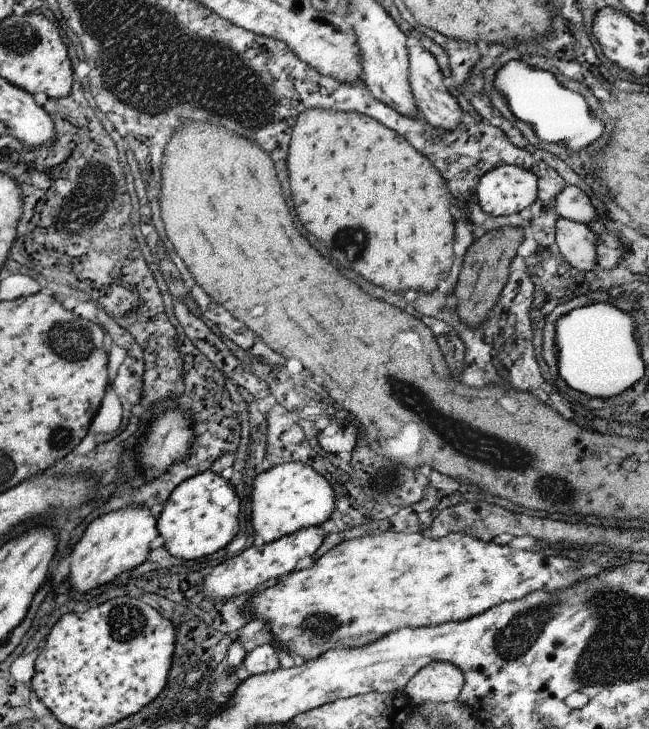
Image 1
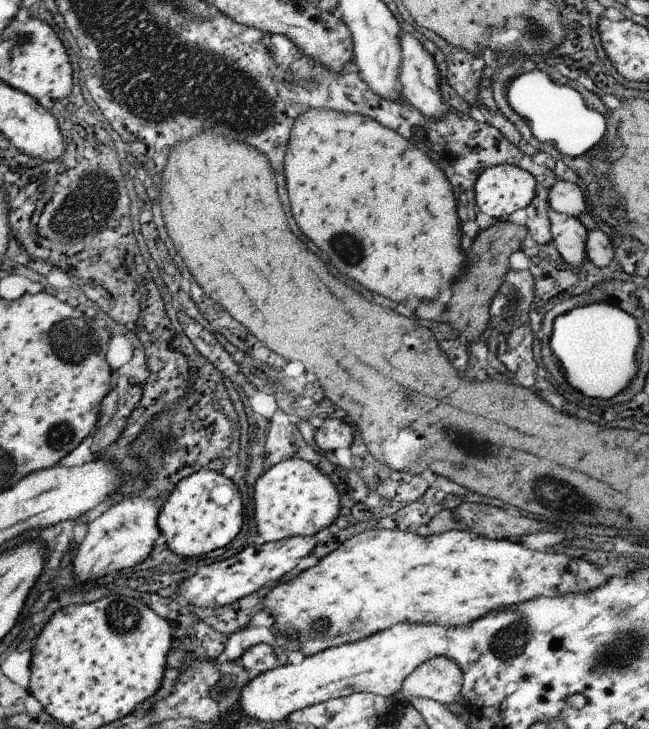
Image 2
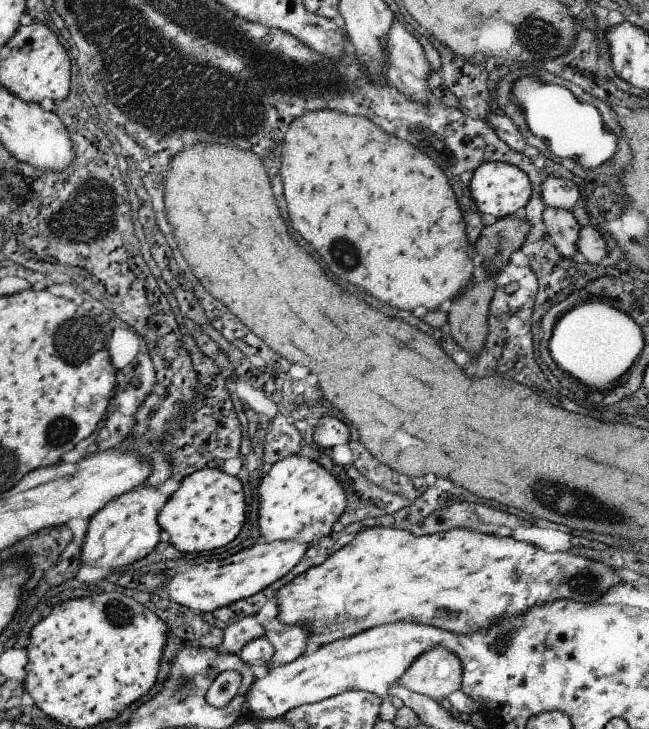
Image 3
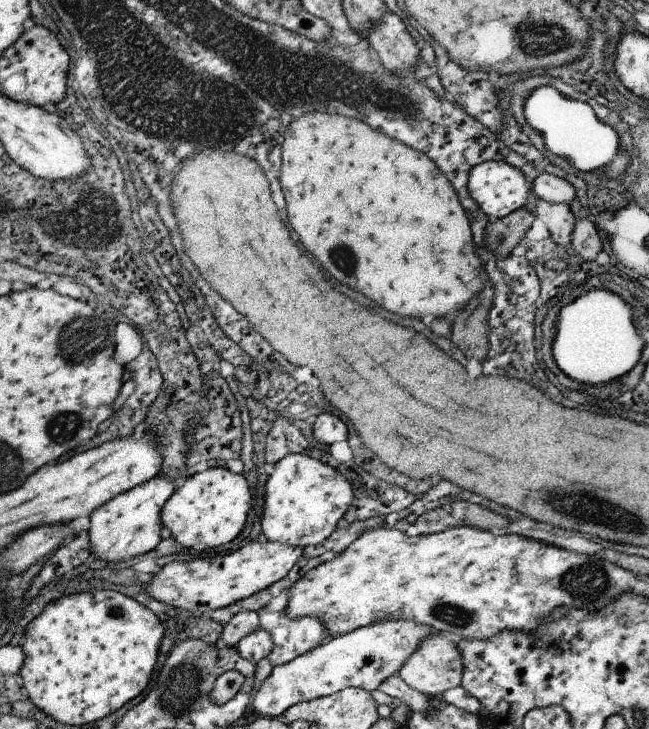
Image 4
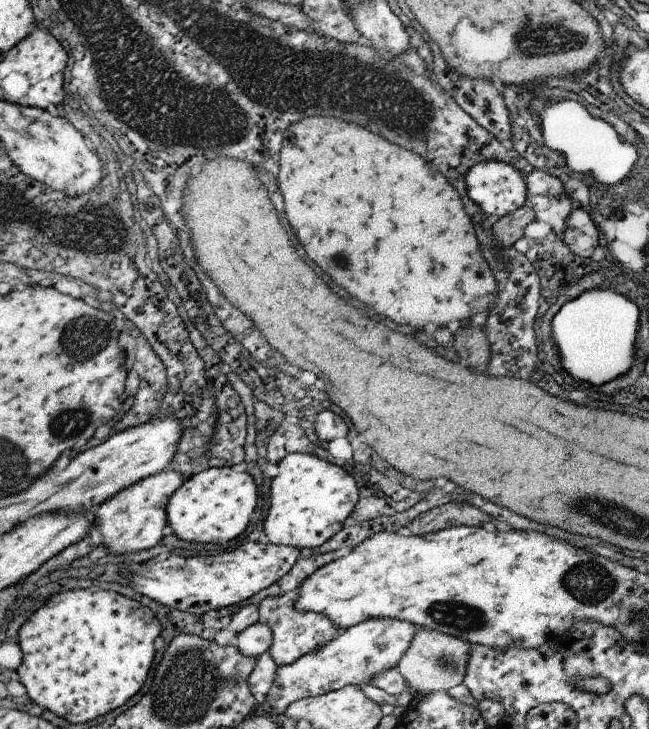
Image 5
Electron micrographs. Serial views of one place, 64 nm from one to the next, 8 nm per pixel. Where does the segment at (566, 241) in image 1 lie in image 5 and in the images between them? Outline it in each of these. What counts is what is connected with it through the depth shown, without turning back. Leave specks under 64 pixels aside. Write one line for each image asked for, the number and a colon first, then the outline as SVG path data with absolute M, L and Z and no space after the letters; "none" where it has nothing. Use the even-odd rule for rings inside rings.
2: M549 212L549 222L551 222L551 236L553 244L559 252L559 256L571 264L571 266L581 266L587 260L587 230L581 226L577 218Z
3: M545 208L541 216L543 216L543 224L545 224L545 232L549 236L549 242L557 248L557 252L561 256L565 256L567 260L579 258L577 242L579 242L581 226L575 222L571 212Z
4: M537 200L535 218L539 218L545 224L545 228L549 230L549 238L557 246L569 250L573 228L575 228L575 218L567 204L549 204L545 200Z
5: M535 196L531 198L535 220L541 220L551 226L553 234L563 240L563 234L567 230L567 218L573 212L569 196Z

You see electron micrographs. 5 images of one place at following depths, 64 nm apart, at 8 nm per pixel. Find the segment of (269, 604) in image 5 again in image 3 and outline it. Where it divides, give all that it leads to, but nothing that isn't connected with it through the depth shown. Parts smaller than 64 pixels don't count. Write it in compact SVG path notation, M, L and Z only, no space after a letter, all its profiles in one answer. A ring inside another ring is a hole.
M273 618L265 626L265 638L273 644L275 654L271 660L271 666L283 666L291 664L299 656L303 656L303 650L309 640L309 632L299 626L285 626L279 622L279 618Z

